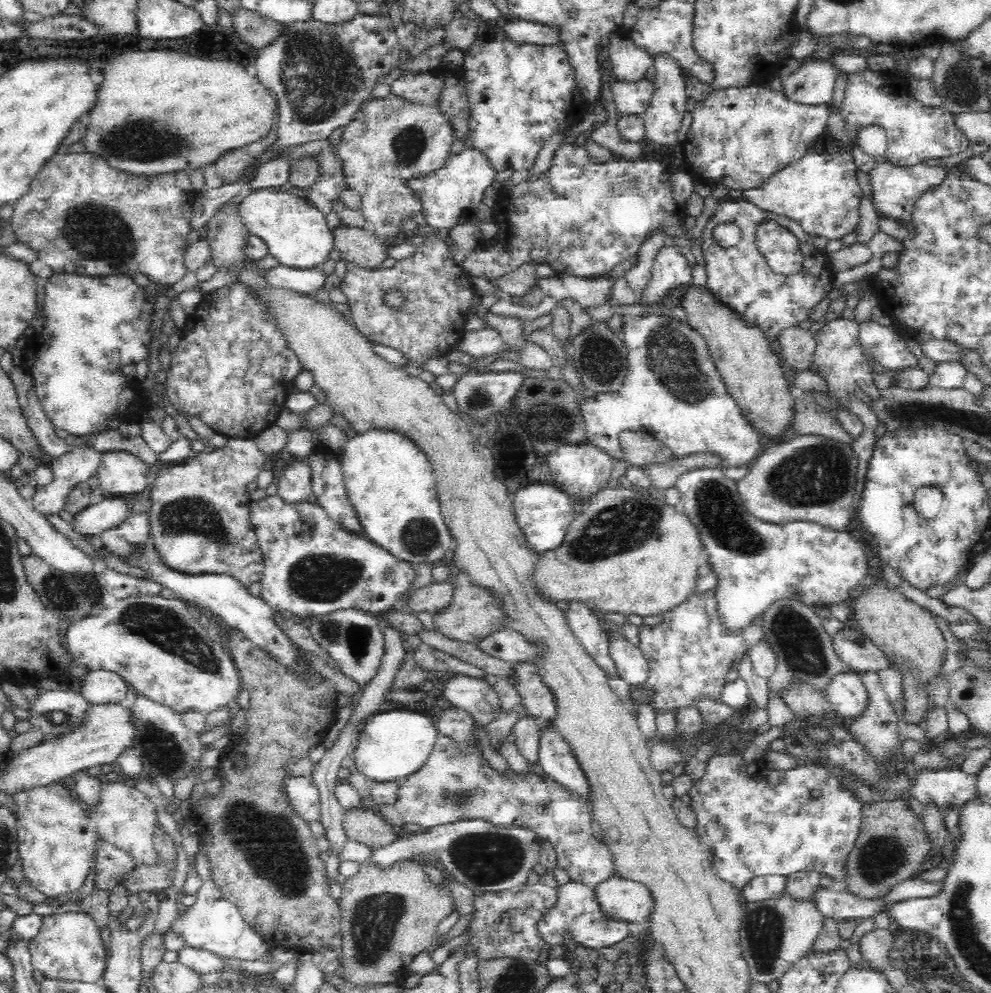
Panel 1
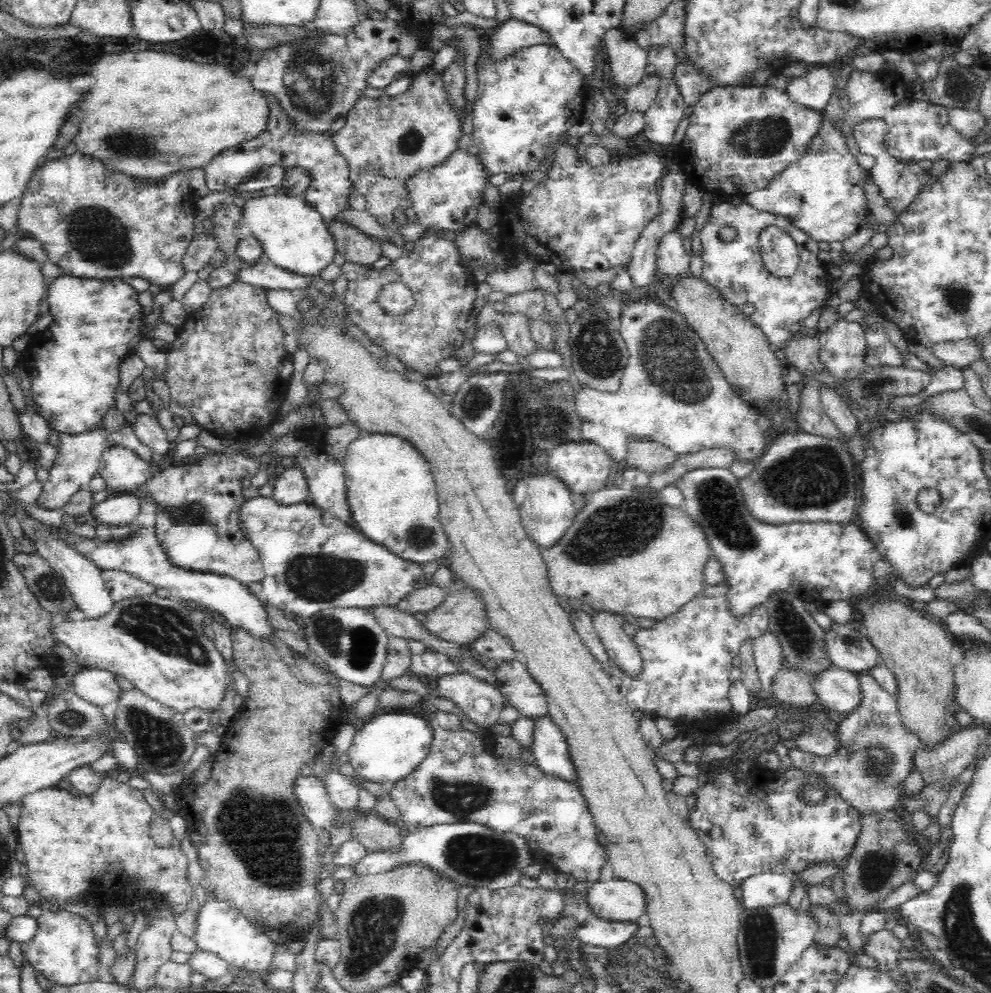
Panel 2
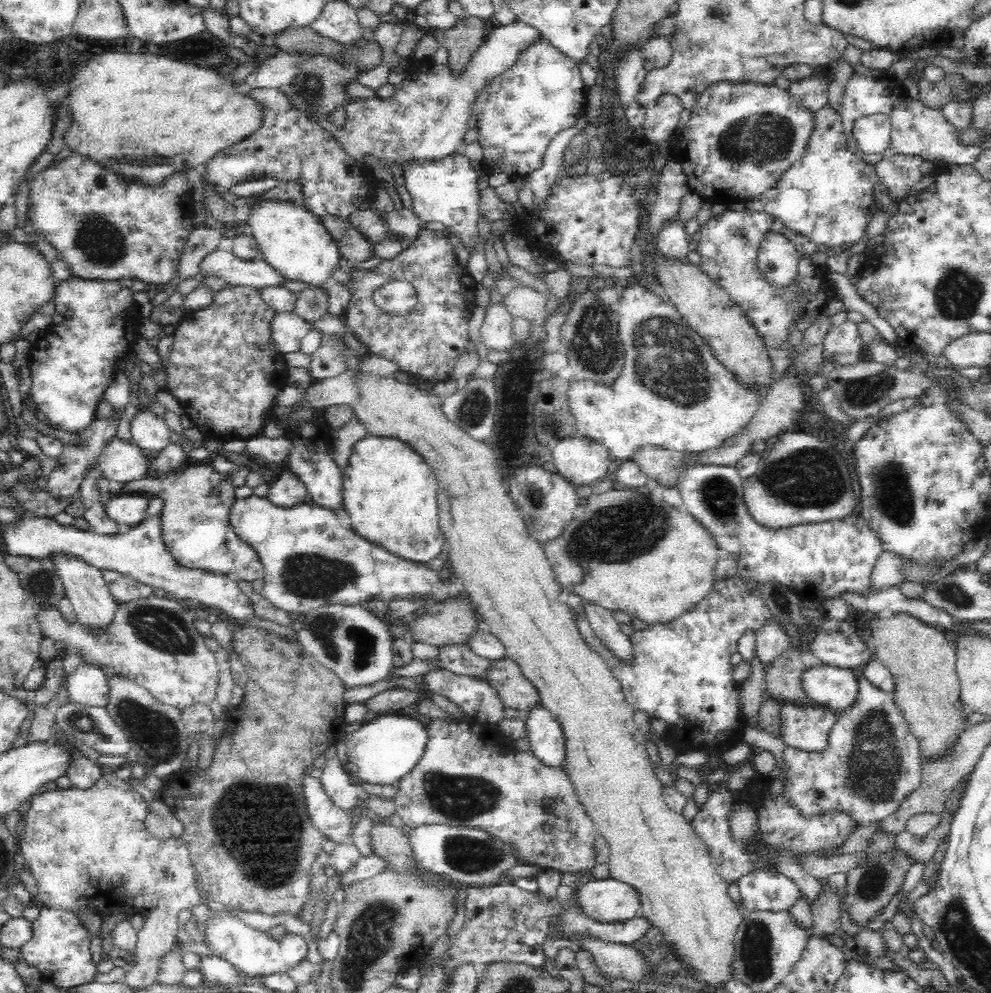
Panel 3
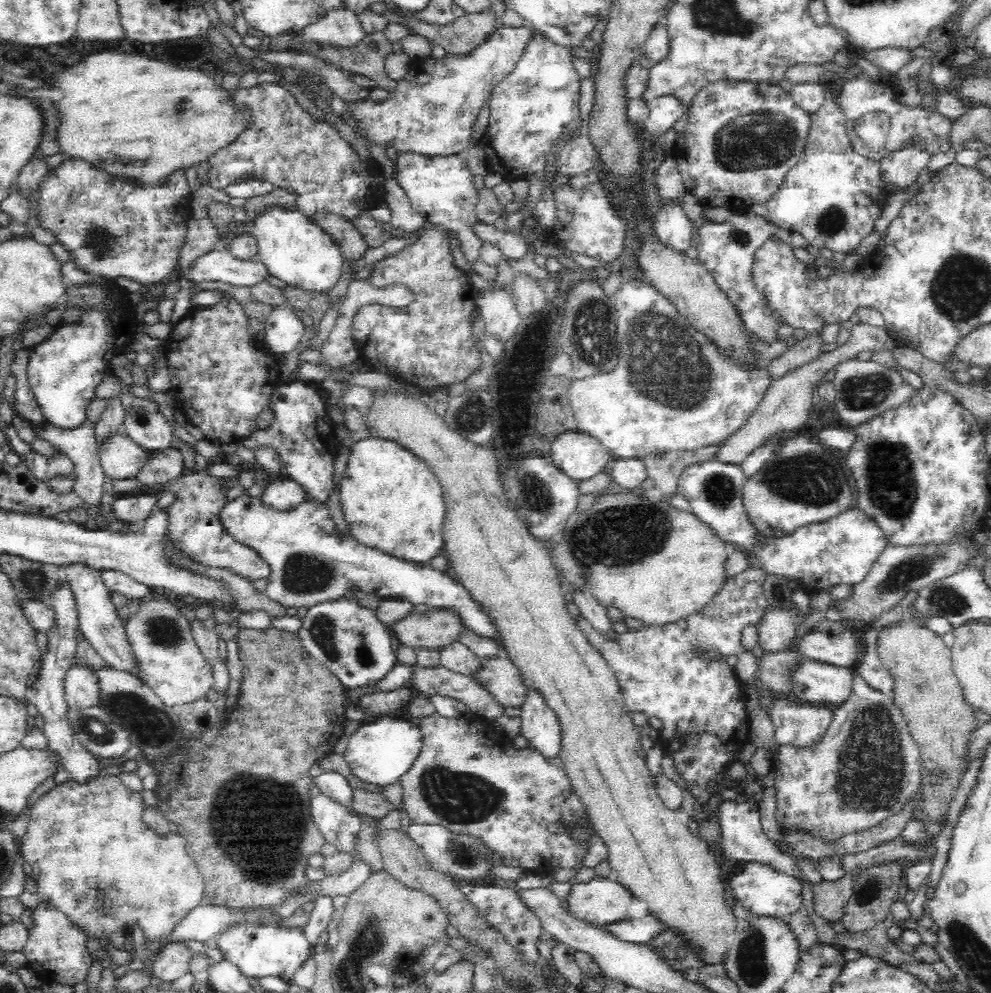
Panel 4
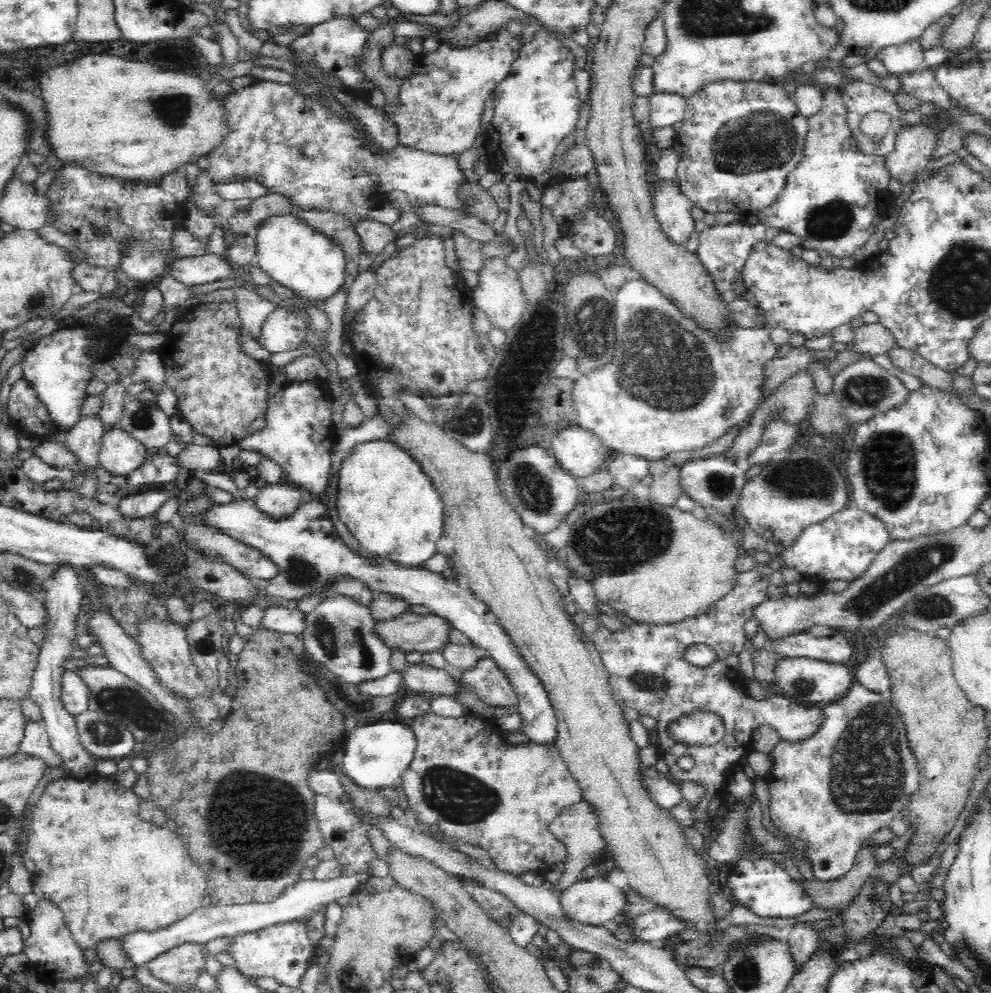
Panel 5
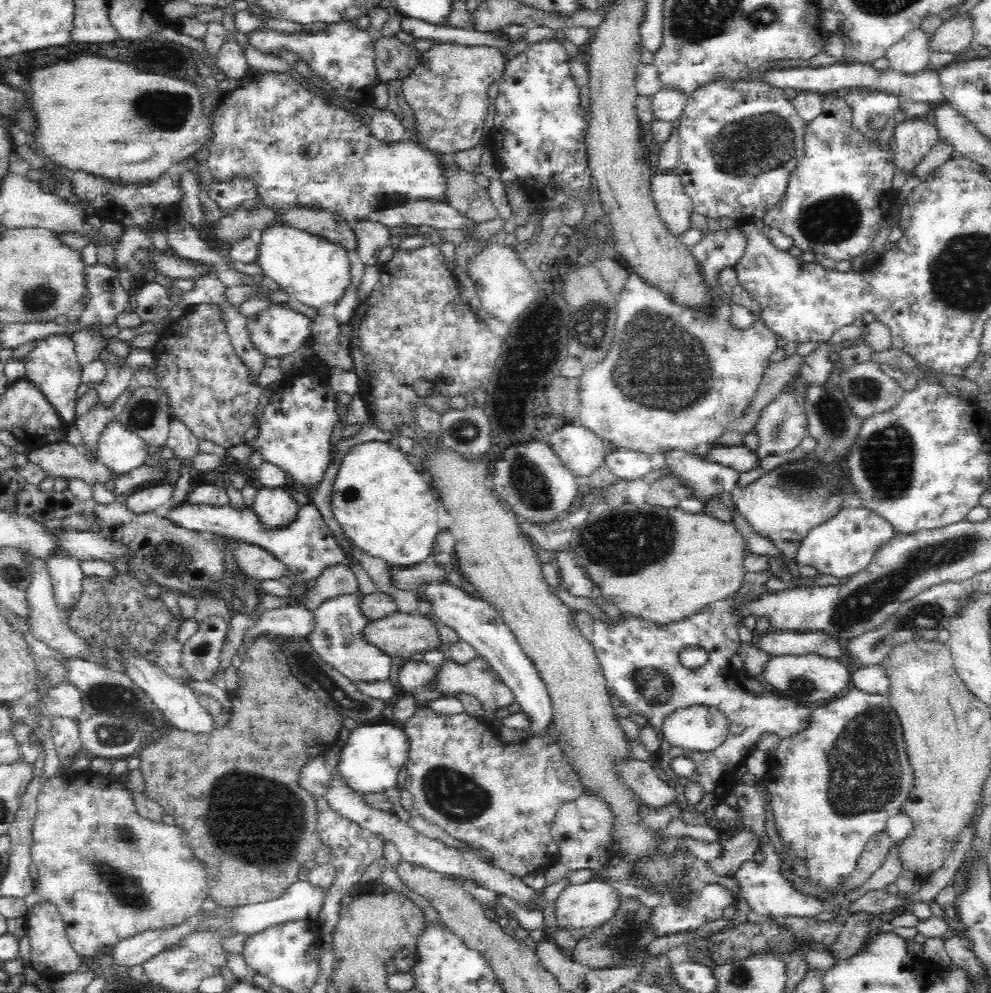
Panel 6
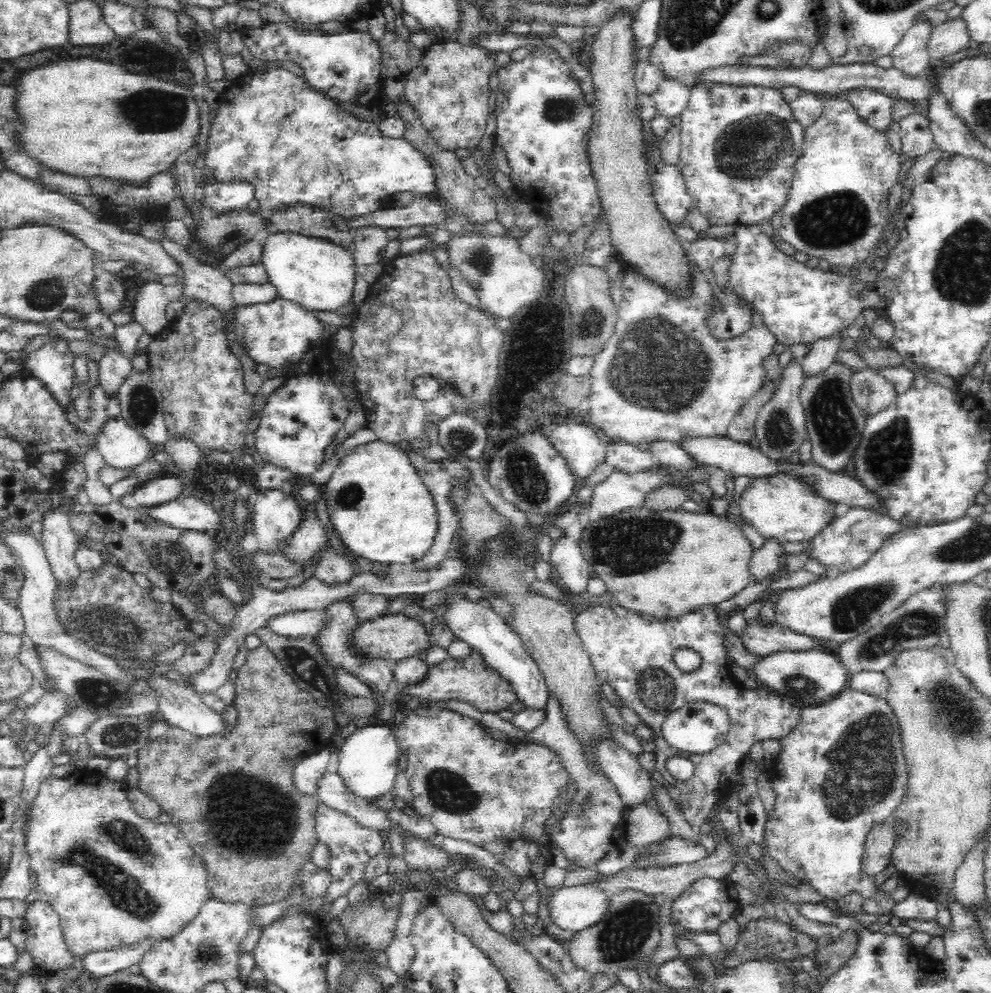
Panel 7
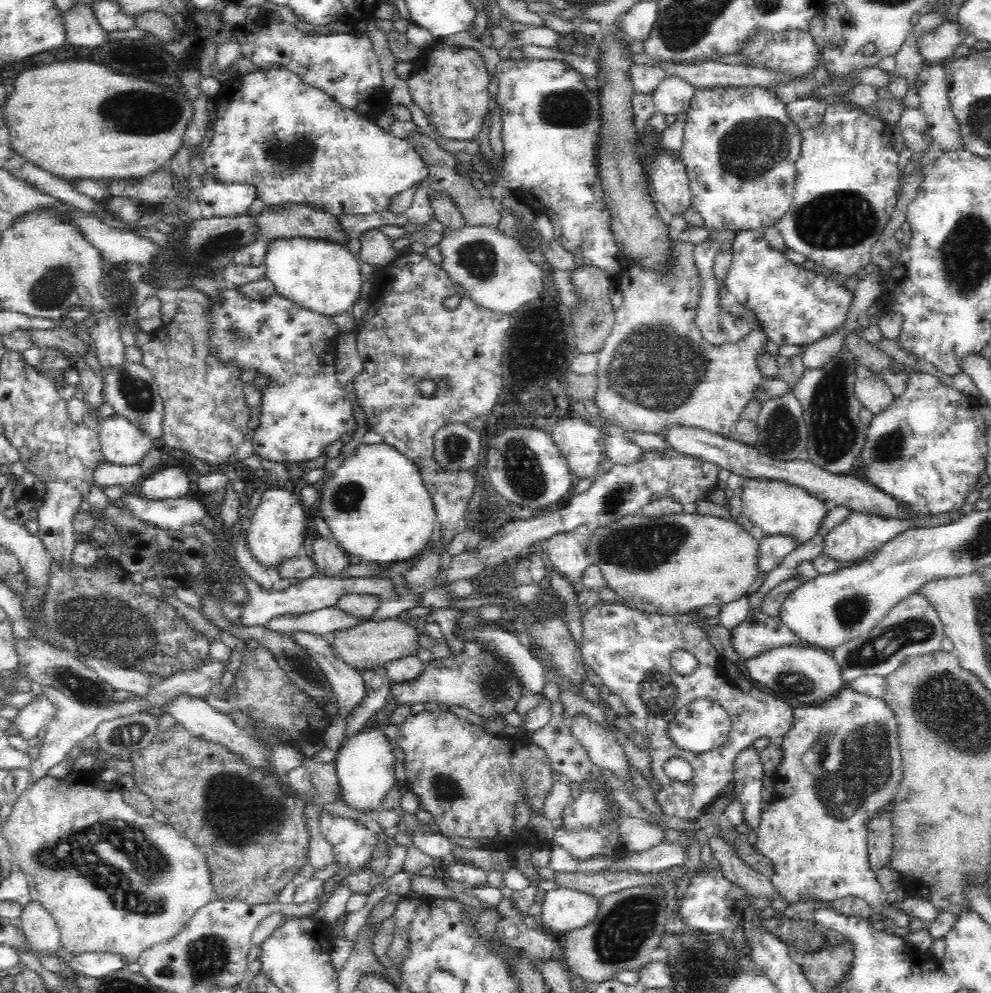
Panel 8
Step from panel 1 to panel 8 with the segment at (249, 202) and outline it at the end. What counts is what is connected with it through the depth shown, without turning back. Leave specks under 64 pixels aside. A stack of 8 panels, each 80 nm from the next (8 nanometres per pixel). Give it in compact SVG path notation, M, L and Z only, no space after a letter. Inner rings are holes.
M276 237L270 241L265 256L266 276L274 284L276 292L288 300L308 310L324 316L334 317L344 311L351 311L359 298L361 285L364 281L360 273L360 263L346 245L332 243L324 239L312 237Z

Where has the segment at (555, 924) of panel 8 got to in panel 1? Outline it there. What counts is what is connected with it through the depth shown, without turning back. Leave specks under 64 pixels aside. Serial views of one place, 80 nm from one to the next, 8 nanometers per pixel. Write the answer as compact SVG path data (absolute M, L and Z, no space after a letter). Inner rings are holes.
M617 876L595 888L594 902L610 918L636 924L649 923L654 908L654 897L648 887Z

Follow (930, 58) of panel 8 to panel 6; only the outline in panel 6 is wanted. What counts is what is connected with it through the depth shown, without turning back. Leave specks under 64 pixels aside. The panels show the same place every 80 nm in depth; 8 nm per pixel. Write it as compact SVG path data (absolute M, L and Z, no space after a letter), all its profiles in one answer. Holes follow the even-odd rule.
M970 11L960 16L953 16L936 30L934 38L929 41L931 52L953 52L960 53L973 43L972 26L974 19Z

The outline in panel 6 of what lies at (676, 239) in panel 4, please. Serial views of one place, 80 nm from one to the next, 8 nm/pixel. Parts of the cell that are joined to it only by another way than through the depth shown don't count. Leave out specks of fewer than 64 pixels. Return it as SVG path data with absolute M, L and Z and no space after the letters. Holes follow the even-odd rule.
M656 173L651 180L652 198L659 217L672 234L682 238L684 232L692 228L692 199L685 193L680 178L675 174Z

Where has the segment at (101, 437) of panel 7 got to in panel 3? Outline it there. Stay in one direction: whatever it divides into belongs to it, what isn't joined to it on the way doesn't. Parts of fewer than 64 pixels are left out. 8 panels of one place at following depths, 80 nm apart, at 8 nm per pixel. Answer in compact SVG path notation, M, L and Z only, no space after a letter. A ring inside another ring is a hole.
M114 436L102 450L98 466L103 478L116 489L148 475L149 462L136 444L128 444Z

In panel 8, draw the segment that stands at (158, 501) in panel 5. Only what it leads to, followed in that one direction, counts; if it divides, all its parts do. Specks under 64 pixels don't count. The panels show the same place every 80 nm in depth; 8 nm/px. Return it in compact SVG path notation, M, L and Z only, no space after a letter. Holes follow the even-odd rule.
M165 465L154 474L148 474L135 489L137 496L144 500L164 500L183 497L189 491L188 474L180 466Z

